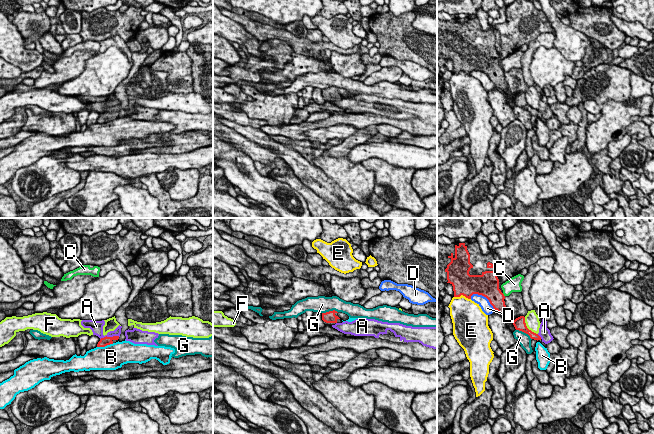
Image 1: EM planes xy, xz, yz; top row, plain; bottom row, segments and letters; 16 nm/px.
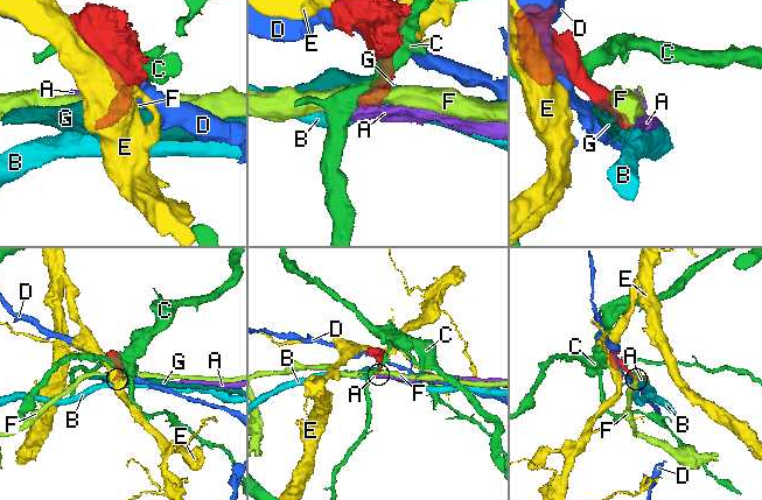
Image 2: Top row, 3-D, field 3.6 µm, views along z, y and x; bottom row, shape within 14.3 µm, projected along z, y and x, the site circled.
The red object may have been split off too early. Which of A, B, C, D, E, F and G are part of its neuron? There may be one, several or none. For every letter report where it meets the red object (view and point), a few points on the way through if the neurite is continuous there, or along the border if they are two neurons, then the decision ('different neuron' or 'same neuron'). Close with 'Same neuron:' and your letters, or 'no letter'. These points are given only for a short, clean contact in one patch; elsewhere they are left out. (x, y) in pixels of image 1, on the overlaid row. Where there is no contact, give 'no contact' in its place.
A: contact xy (109, 337); border xy (119, 336), (104, 336), (100, 339); different neuron
B: contact xy (105, 345); border xy (113, 343), (97, 347); different neuron
C: contact yz (503, 295); different neuron
D: contact yz (483, 295); different neuron
E: contact yz (462, 294); different neuron
F: contact yz (526, 327); different neuron
G: contact yz (524, 332); different neuron
Same neuron: no letter

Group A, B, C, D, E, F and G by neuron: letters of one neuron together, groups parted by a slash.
A / B / C / D / E / F / G

